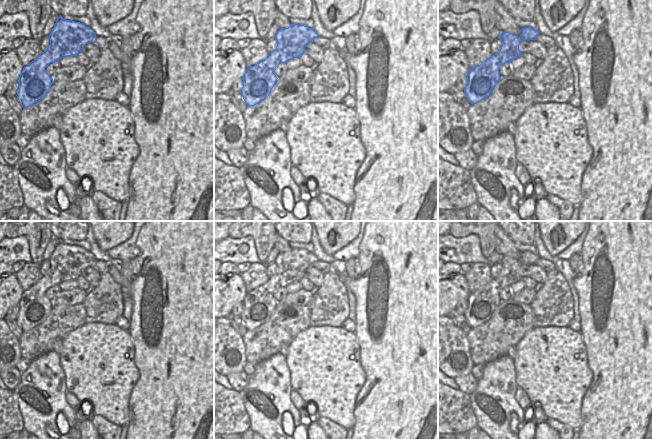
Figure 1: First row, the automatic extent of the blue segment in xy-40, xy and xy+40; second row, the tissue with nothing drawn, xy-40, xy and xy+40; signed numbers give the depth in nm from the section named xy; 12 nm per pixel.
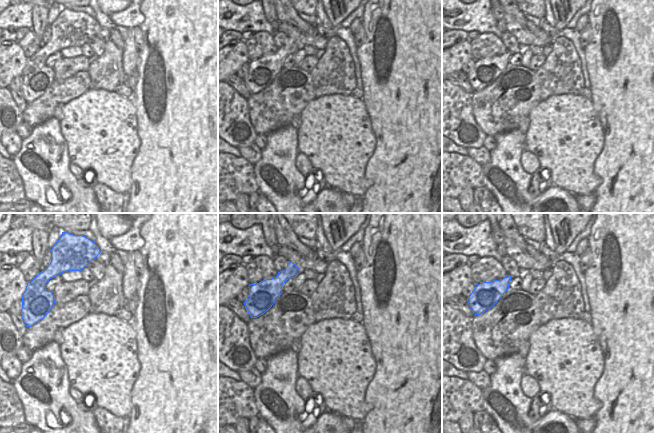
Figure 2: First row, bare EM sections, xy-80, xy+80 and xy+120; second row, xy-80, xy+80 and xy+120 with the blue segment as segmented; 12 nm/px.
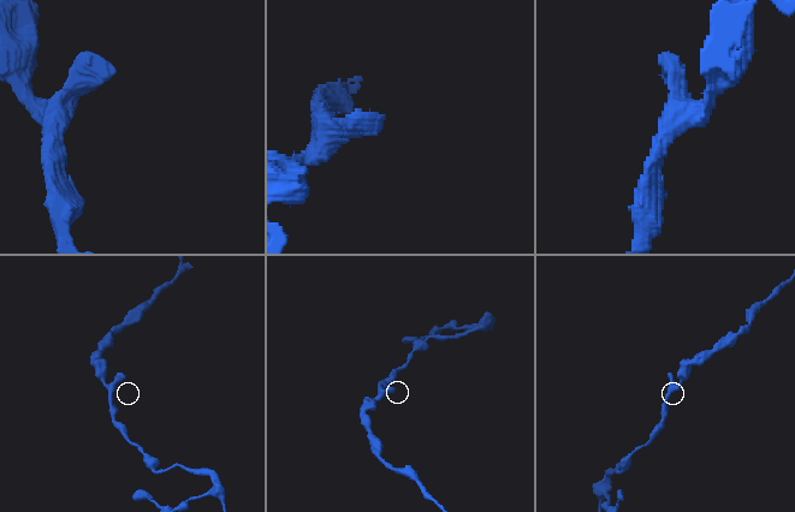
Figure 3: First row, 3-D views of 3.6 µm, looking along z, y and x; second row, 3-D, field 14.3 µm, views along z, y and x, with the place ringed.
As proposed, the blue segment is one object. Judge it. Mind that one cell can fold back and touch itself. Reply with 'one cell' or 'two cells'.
one cell

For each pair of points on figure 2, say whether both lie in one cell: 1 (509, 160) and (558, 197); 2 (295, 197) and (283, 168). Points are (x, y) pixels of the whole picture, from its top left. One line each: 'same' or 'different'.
1: same
2: same

